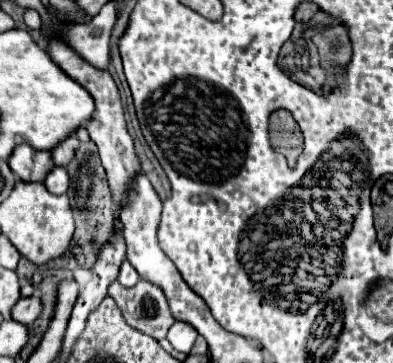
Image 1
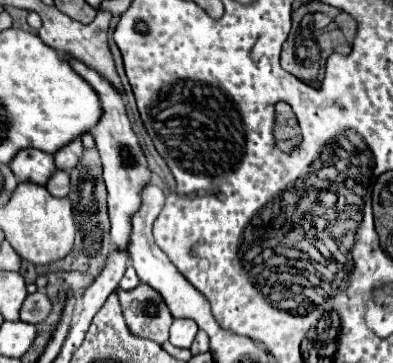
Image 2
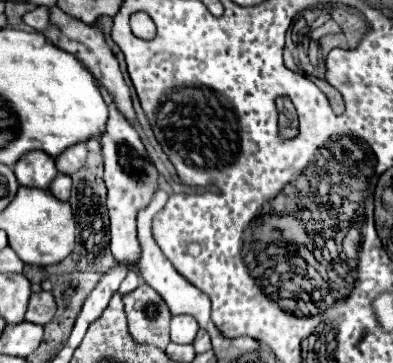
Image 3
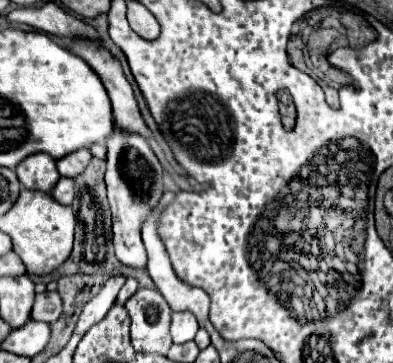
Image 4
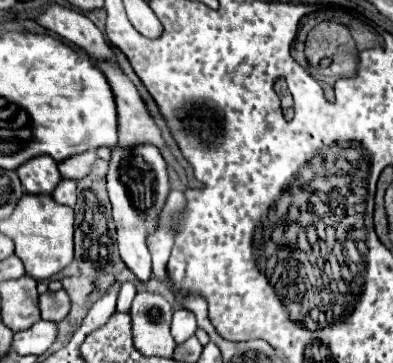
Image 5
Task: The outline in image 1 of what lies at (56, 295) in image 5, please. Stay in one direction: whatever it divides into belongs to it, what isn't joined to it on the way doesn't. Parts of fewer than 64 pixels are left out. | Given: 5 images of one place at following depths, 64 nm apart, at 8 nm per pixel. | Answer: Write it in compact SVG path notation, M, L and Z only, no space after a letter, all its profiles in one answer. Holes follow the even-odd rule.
M28 296L28 298L22 298L20 304L16 304L16 308L12 308L12 318L16 322L22 322L22 324L32 324L36 322L36 318L40 318L42 314L42 300L38 296Z

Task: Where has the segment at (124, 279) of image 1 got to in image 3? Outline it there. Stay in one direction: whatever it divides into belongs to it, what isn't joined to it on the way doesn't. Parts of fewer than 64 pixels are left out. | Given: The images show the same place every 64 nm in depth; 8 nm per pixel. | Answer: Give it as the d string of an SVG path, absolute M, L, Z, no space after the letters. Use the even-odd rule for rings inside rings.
M128 272L128 276L126 276L126 280L122 282L122 286L120 286L120 296L124 296L124 294L130 294L132 290L136 290L140 286L140 280L138 280L138 276L136 276L136 272Z

